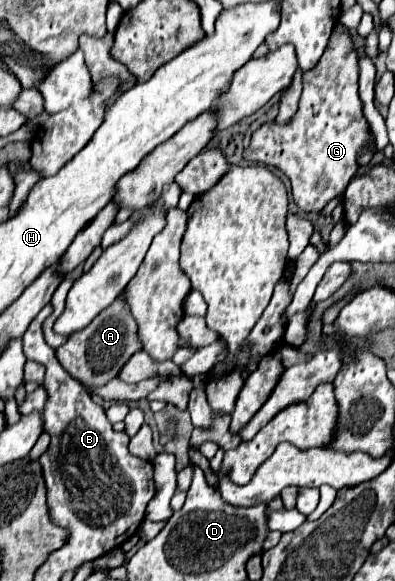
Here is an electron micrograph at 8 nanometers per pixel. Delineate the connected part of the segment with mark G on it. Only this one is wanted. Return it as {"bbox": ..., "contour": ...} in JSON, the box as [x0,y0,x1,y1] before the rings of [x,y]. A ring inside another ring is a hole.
{"bbox":[243,23,371,213],"contour":[[[337,23],[329,49],[311,71],[303,73],[303,93],[295,117],[287,125],[265,123],[253,137],[243,157],[253,163],[273,165],[291,181],[297,207],[305,213],[321,211],[331,199],[345,191],[357,173],[357,153],[371,141],[371,129],[363,117],[359,99],[359,57],[349,31]]]}

